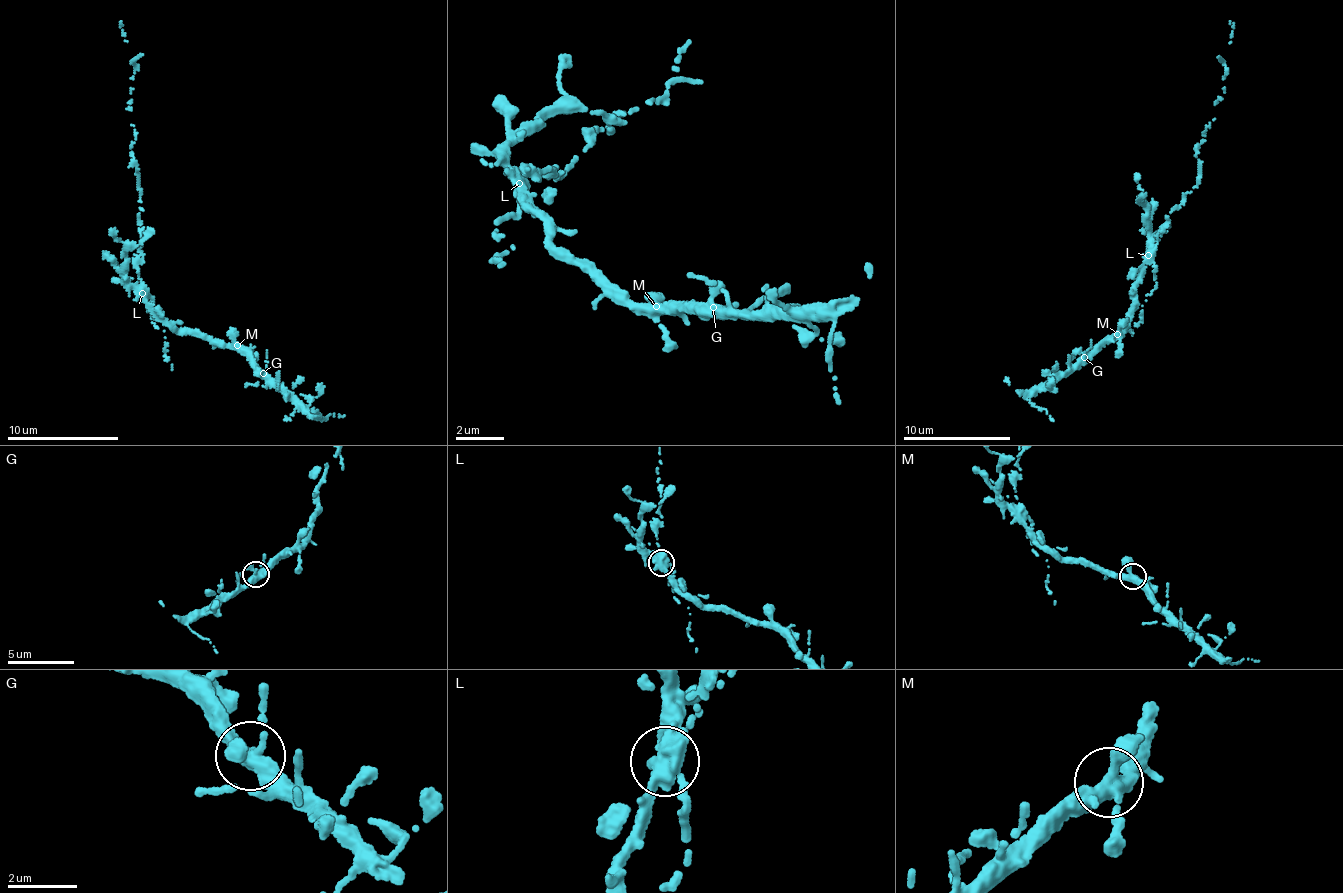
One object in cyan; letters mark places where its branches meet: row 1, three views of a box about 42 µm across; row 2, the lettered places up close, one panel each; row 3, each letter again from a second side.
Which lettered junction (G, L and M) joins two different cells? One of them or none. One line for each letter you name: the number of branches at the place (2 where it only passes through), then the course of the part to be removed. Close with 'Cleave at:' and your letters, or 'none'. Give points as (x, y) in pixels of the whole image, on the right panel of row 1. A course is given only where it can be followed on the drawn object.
L: 4 | (1148, 255), (1170, 213), (1197, 185), (1196, 150), (1224, 92), (1220, 58), (1231, 42), (1230, 21)
Cleave at: L

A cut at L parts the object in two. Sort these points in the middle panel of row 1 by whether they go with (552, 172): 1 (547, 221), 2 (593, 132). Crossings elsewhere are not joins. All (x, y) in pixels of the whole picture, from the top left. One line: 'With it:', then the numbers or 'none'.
With it: 2

